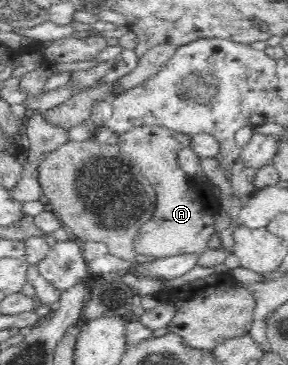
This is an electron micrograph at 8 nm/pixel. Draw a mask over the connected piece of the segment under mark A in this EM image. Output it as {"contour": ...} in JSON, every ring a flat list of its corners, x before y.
{"contour":[[139,126,118,137,118,150,137,162,149,184,155,190,157,205,153,217,143,223,134,241,134,252,149,257,171,257,189,253,203,253,213,235,214,216,207,201,199,197,193,177,179,165,179,151,187,147,190,136,165,126]]}

